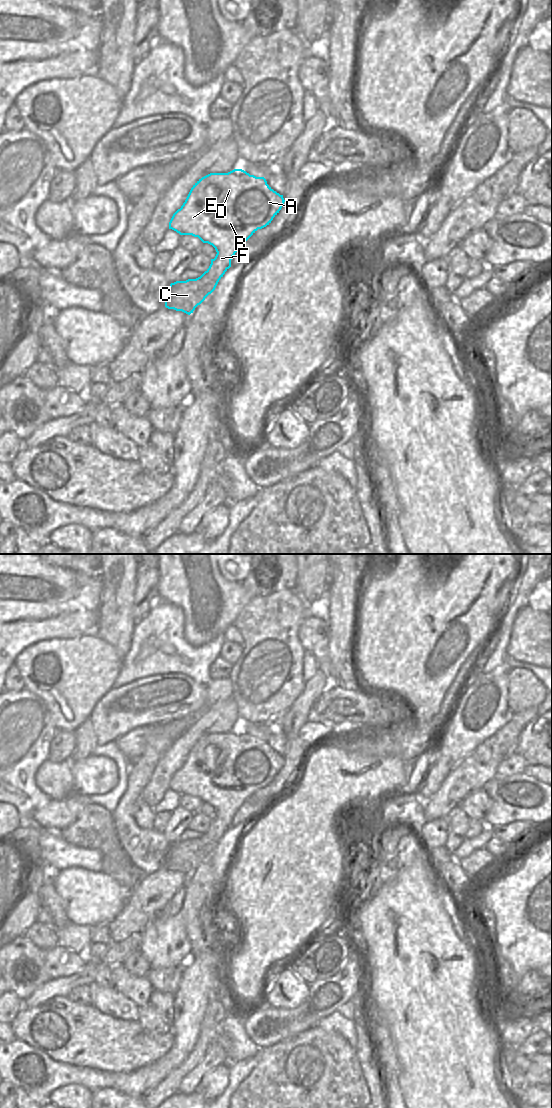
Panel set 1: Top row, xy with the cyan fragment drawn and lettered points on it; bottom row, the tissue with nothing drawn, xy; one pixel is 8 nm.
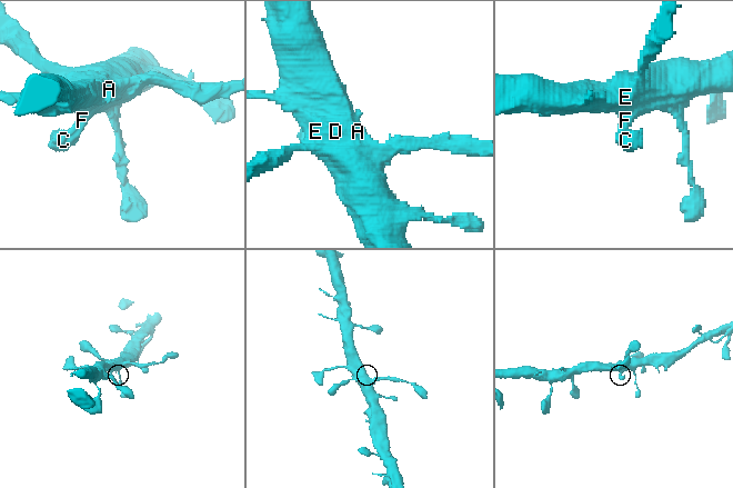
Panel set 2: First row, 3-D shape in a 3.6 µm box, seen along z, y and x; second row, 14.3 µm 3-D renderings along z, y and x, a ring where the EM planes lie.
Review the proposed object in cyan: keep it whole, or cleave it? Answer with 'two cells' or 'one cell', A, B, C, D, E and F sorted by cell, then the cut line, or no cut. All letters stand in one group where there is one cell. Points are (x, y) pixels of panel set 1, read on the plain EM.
one cell; A B C D E F; no cut

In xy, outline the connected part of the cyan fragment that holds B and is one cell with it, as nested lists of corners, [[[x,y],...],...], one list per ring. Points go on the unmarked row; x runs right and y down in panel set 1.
[[[234,729],[228,733],[210,733],[199,739],[191,748],[181,768],[173,774],[169,789],[180,795],[198,797],[203,803],[212,805],[217,814],[200,837],[170,844],[165,867],[188,875],[193,873],[215,850],[219,840],[231,827],[231,820],[237,810],[258,789],[271,783],[284,762],[283,755],[274,751],[264,737],[250,735],[242,729]]]

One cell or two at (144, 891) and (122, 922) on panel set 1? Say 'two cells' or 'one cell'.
one cell

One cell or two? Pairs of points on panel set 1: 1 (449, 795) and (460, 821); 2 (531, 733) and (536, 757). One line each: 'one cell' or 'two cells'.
1: two cells
2: one cell

